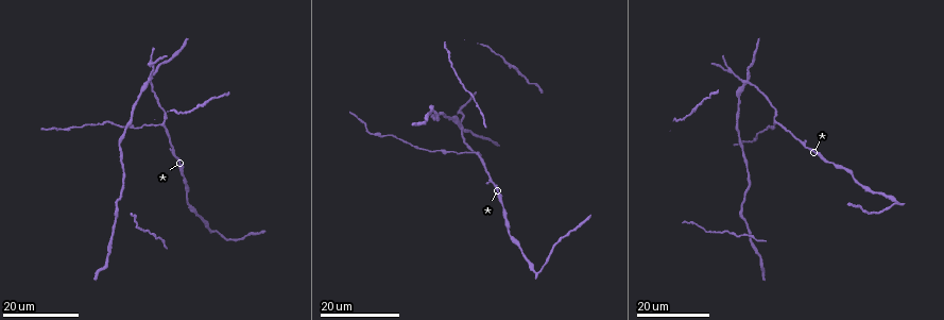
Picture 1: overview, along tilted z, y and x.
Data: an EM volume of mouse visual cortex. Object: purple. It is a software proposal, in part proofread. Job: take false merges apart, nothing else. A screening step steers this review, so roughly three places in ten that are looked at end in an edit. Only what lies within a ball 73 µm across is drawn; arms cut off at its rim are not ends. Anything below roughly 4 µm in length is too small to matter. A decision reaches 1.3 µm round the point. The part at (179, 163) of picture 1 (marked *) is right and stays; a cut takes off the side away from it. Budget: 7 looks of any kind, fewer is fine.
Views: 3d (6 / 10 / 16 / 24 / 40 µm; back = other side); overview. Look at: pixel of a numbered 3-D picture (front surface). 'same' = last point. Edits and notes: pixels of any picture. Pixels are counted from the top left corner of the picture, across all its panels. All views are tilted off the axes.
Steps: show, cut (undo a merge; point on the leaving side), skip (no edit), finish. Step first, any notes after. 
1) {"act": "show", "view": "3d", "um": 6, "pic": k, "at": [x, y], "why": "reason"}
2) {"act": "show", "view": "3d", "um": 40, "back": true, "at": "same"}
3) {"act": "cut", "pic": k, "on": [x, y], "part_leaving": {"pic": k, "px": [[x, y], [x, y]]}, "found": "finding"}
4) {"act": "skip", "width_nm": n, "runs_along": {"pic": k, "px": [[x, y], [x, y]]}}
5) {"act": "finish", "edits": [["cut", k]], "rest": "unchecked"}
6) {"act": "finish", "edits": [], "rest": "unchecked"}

{"act": "show", "view": "3d", "um": 16, "pic": 1, "at": [775, 120]}

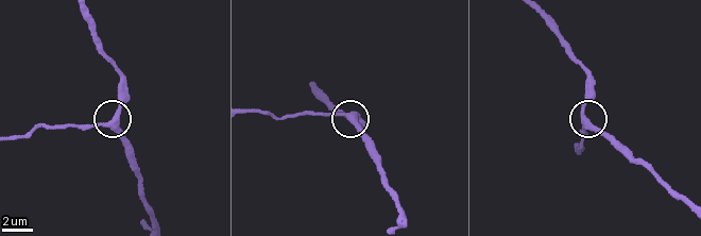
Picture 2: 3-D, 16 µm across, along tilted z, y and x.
{"act": "show", "view": "3d", "um": 10, "pic": 2, "at": [582, 123]}

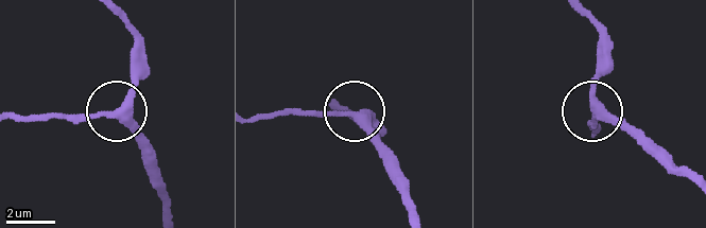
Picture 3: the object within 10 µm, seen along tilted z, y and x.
{"act": "skip", "width_nm": 330, "found": "one cell here"}

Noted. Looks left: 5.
{"act": "show", "view": "3d", "um": 16, "pic": 1, "at": [749, 83], "why": "a fork"}

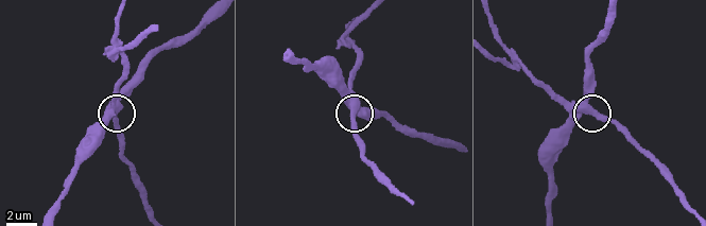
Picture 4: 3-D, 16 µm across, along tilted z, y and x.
{"act": "show", "view": "3d", "um": 6, "pic": 4, "at": [590, 110], "why": "zoom in"}

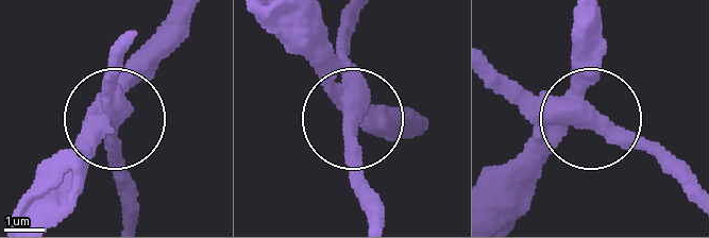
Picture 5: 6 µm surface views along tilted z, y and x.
{"act": "cut", "pic": 5, "on": [137, 61], "arms": 3, "part_leaving": {"pic": 5, "px": [[342, 92], [285, 19]]}, "found": "a second cell is stuck on"}

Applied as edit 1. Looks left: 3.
{"act": "show", "view": "overview"}

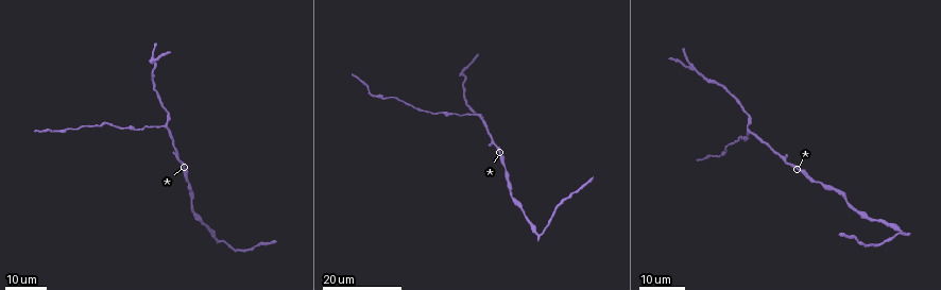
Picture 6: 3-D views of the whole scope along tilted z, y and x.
{"act": "show", "view": "3d", "um": 16, "pic": 6, "at": [461, 74], "why": "looks like a crossing"}

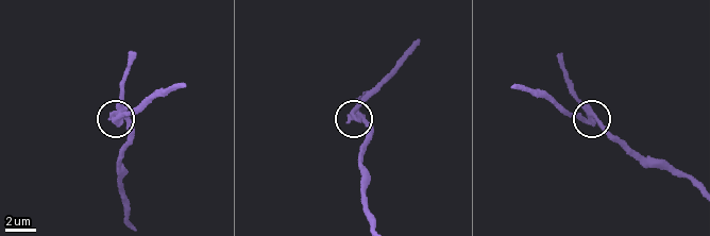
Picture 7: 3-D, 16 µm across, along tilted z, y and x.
{"act": "show", "view": "3d", "um": 10, "pic": 7, "at": [585, 108], "why": "closer look"}

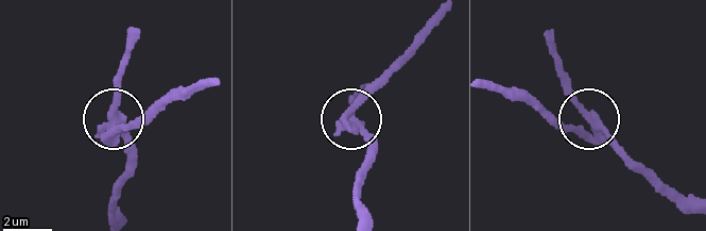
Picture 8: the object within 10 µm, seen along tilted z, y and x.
{"act": "cut", "pic": 8, "on": [366, 93], "width_nm": 370, "part_leaving": {"pic": 8, "px": [[352, 126], [359, 97], [400, 58], [431, 17]]}, "found": "a second cell is stuck on"}

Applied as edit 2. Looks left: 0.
{"act": "finish", "edits": [["cut", 5], ["cut", 8]], "rest": "unchecked"}

